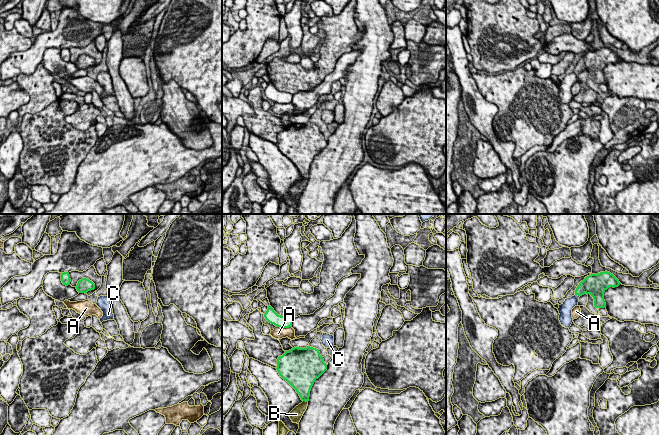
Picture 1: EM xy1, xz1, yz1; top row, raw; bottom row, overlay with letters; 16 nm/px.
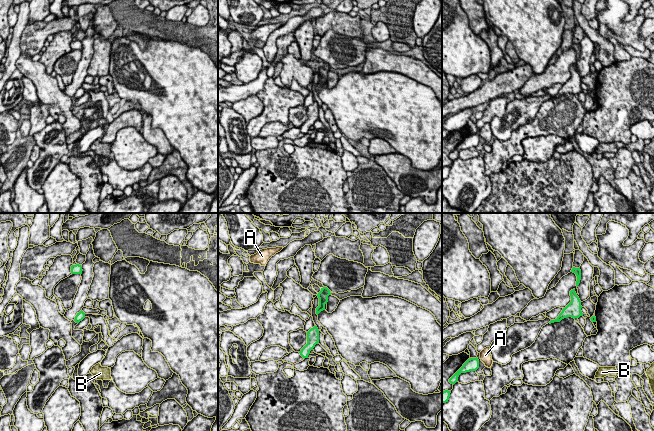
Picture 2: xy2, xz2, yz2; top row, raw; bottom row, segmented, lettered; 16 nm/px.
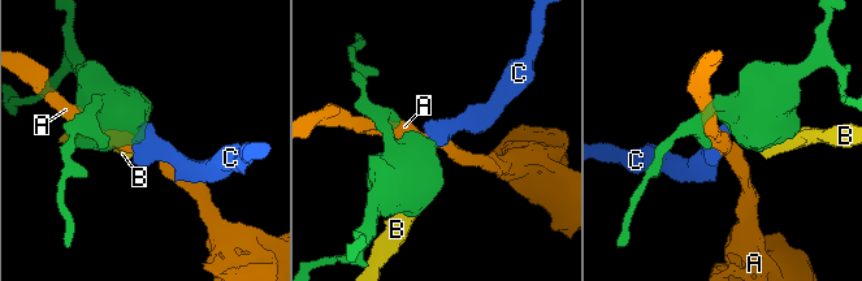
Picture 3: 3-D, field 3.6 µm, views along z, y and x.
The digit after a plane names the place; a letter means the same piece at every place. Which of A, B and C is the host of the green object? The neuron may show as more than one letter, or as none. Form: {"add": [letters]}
{"add": ["C"]}

